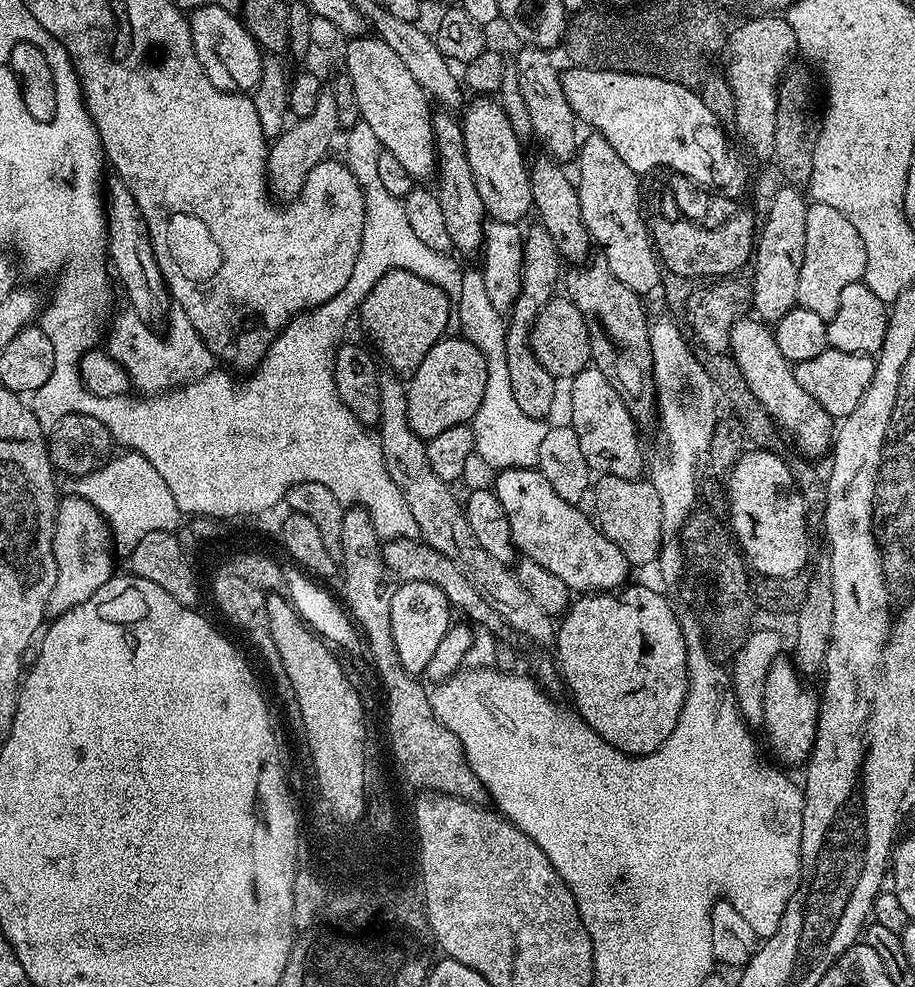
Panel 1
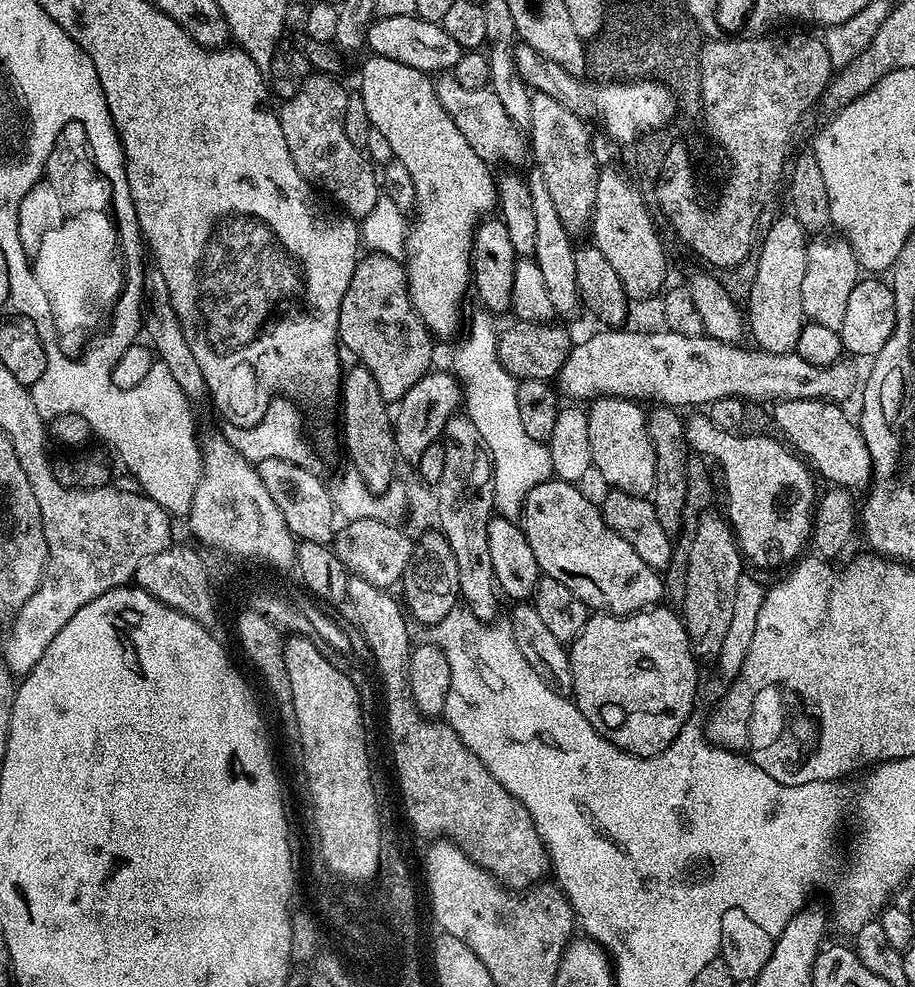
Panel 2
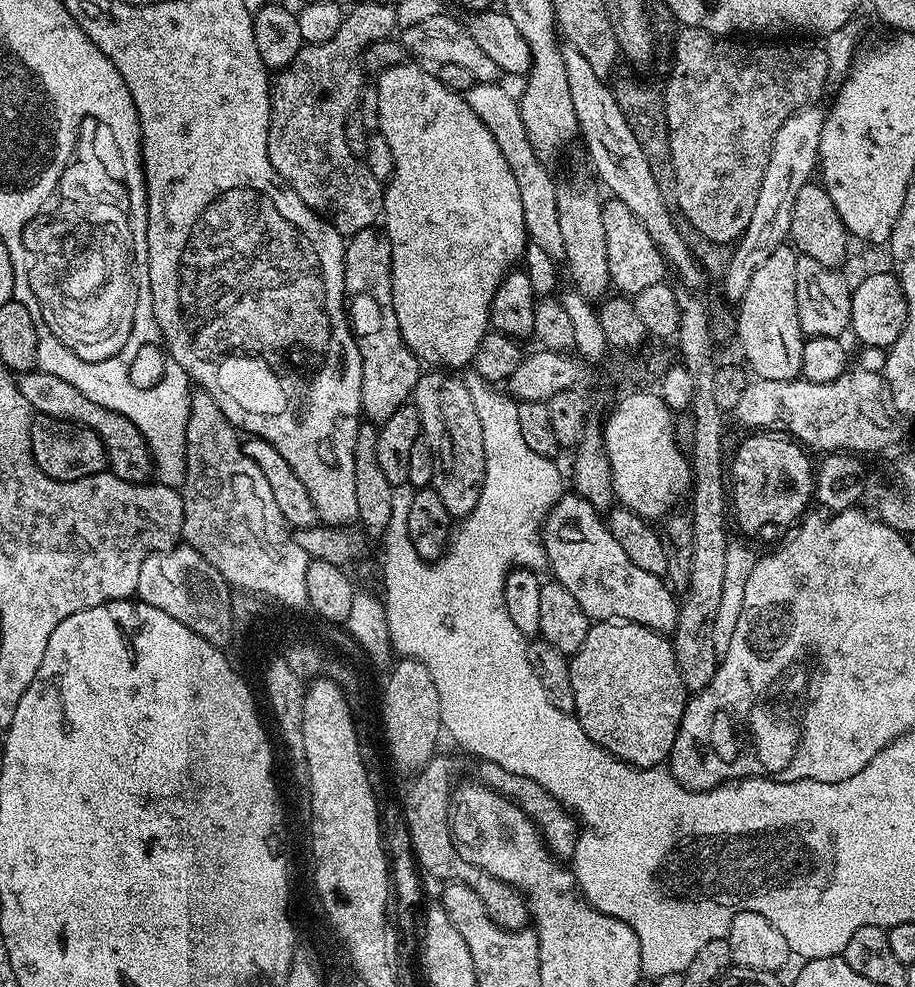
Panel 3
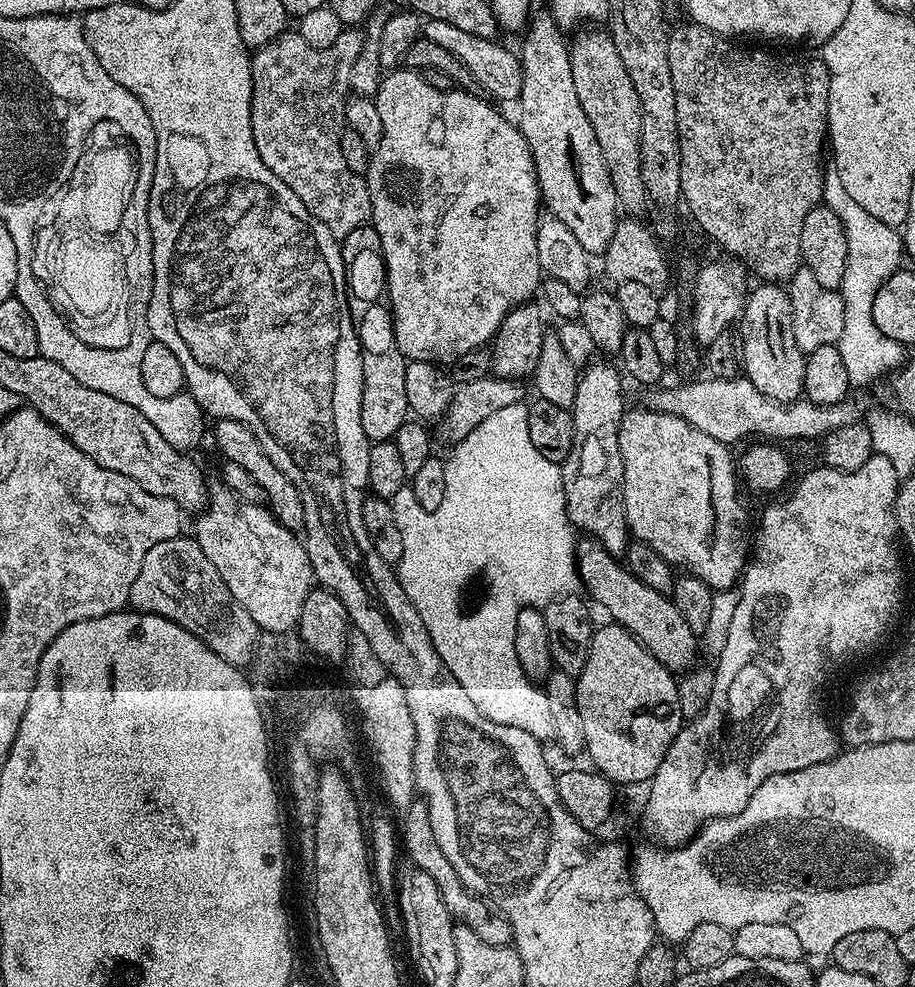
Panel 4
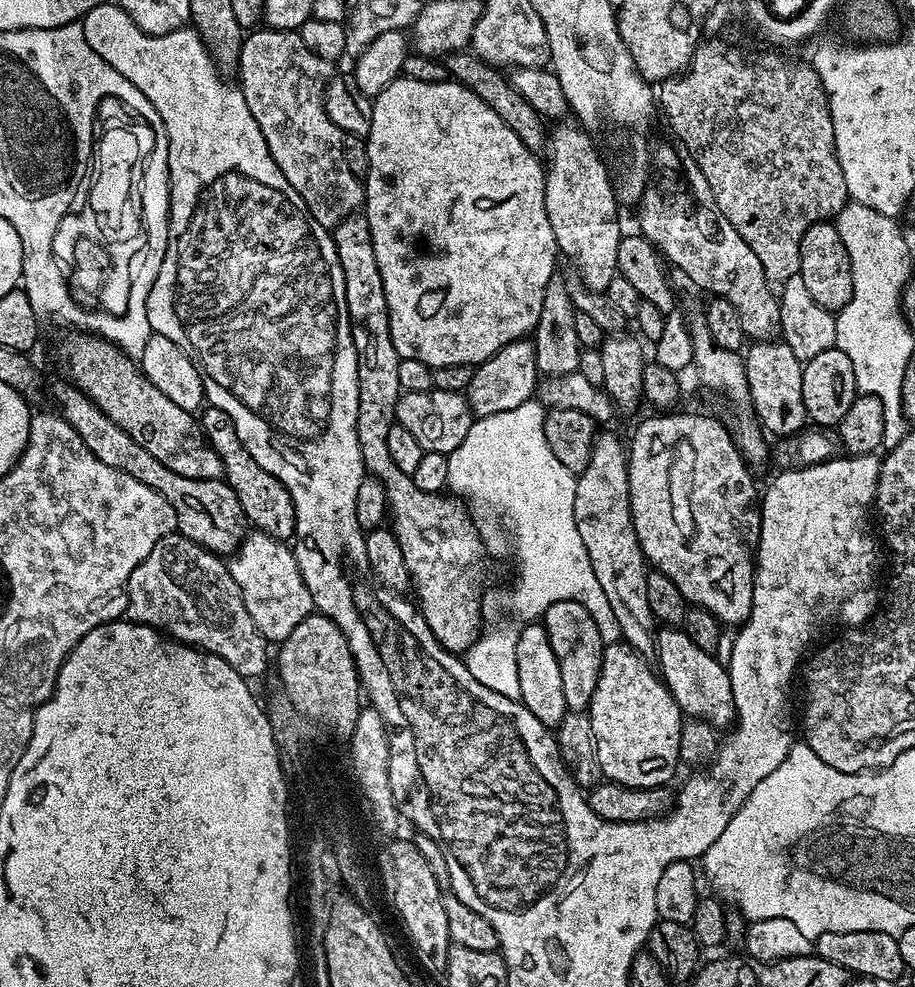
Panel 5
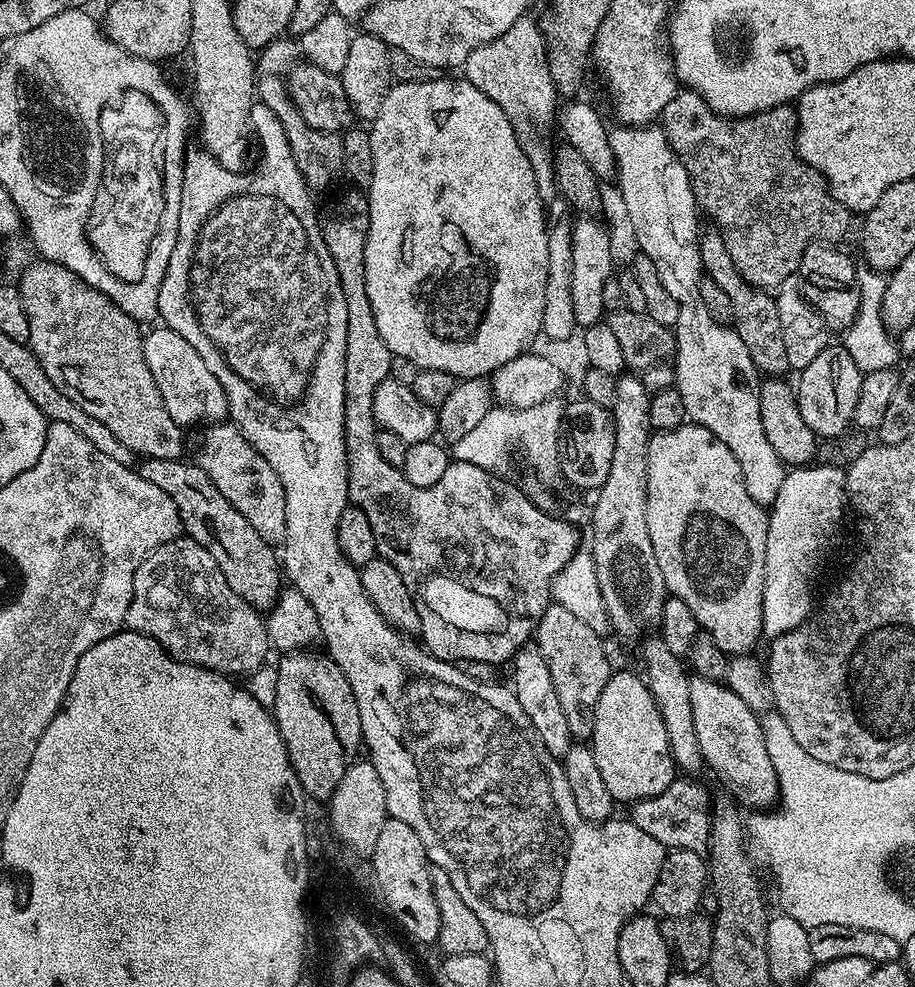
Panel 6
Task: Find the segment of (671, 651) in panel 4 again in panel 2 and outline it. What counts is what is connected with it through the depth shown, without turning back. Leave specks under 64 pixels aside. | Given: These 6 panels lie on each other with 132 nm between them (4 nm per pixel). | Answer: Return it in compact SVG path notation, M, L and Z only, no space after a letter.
M543 480L526 494L520 508L518 523L526 534L526 542L530 542L530 550L534 550L534 558L538 558L541 573L565 584L573 594L582 598L588 609L600 614L631 616L634 612L642 612L659 605L664 596L664 580L660 577L663 575L657 569L646 566L646 562L638 558L634 546L630 546L626 538L618 538L618 534L614 534L614 530L606 526L597 501L583 496L576 488L579 487L567 480Z

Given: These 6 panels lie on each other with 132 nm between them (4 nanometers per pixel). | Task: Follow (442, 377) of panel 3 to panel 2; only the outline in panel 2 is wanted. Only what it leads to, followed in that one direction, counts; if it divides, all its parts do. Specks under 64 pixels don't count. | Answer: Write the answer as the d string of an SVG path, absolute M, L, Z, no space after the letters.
M454 414L449 418L444 427L442 443L446 450L446 466L442 469L442 478L434 486L437 504L436 516L440 519L438 531L450 542L450 550L454 550L454 562L458 562L458 582L463 603L473 609L481 620L492 622L497 619L496 596L498 597L496 579L492 577L490 546L486 546L486 526L494 514L492 457L488 455L488 448L478 434L475 422L466 414Z

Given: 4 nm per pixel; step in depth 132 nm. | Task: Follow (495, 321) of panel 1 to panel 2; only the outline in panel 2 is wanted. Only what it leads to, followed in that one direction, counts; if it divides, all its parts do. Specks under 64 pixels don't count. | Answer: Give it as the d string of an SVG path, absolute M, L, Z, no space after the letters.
M479 311L473 314L469 324L467 321L468 337L456 352L454 372L466 397L466 415L475 422L478 434L488 448L488 455L492 457L492 503L495 511L516 518L520 515L526 494L553 475L552 463L548 445L528 437L518 419L518 381L500 365L496 349L498 328L492 325L493 317L487 311Z

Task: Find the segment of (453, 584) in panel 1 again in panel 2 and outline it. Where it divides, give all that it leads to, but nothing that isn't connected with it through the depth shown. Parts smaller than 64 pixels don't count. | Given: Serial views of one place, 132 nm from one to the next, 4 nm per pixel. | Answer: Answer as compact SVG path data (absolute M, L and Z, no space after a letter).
M380 519L349 520L337 529L333 537L333 552L352 576L358 576L379 588L391 589L403 579L415 548L413 537L399 528L399 525Z

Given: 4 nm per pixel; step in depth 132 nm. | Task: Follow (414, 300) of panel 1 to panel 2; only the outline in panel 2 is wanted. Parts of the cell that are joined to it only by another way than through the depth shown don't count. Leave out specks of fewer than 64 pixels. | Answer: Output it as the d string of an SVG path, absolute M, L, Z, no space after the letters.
M364 254L357 259L356 269L350 278L350 286L346 286L346 294L340 307L339 343L357 356L359 363L370 374L374 374L374 382L378 382L378 390L382 398L389 402L398 402L421 380L433 367L432 343L434 337L422 322L420 315L414 310L412 299L408 293L408 274L405 265L397 257L383 254Z

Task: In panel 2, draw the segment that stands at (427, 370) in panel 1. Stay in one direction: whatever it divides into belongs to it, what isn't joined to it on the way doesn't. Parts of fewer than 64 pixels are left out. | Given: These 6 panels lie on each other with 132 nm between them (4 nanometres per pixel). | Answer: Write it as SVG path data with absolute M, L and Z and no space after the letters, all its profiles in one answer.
M430 370L410 390L402 399L398 401L392 421L392 433L396 443L396 455L401 461L404 460L408 466L415 466L418 458L422 458L426 446L437 443L444 435L446 422L457 411L456 408L462 404L462 385L451 371L436 372Z

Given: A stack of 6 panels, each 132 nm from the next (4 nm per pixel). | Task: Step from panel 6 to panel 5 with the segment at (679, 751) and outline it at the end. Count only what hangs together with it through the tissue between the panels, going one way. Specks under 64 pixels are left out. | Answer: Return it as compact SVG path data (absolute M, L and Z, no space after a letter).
M597 431L586 470L576 476L574 526L578 526L580 544L586 546L590 566L594 566L594 578L598 578L606 594L606 602L610 602L614 609L623 643L629 644L640 656L655 657L658 622L646 599L649 569L634 530L630 510L628 453L625 443L621 443L612 432Z

